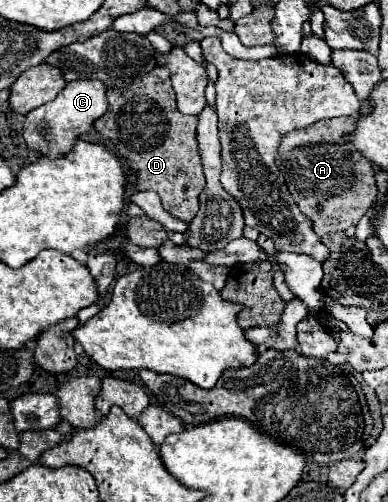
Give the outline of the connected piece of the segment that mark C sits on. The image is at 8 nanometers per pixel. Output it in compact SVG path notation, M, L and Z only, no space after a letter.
M75 80L69 82L55 100L31 110L25 114L23 124L23 138L29 144L29 148L41 152L47 158L59 158L71 150L75 140L87 132L93 122L103 116L107 110L107 98L105 98L105 86L103 82L87 82L87 80Z

